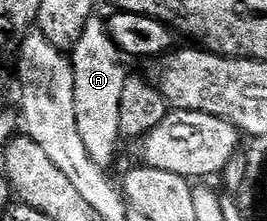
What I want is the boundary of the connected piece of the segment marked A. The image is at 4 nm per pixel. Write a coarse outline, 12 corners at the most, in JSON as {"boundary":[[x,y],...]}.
{"boundary":[[101,17],[70,59],[76,124],[108,168],[122,137],[125,57]]}

